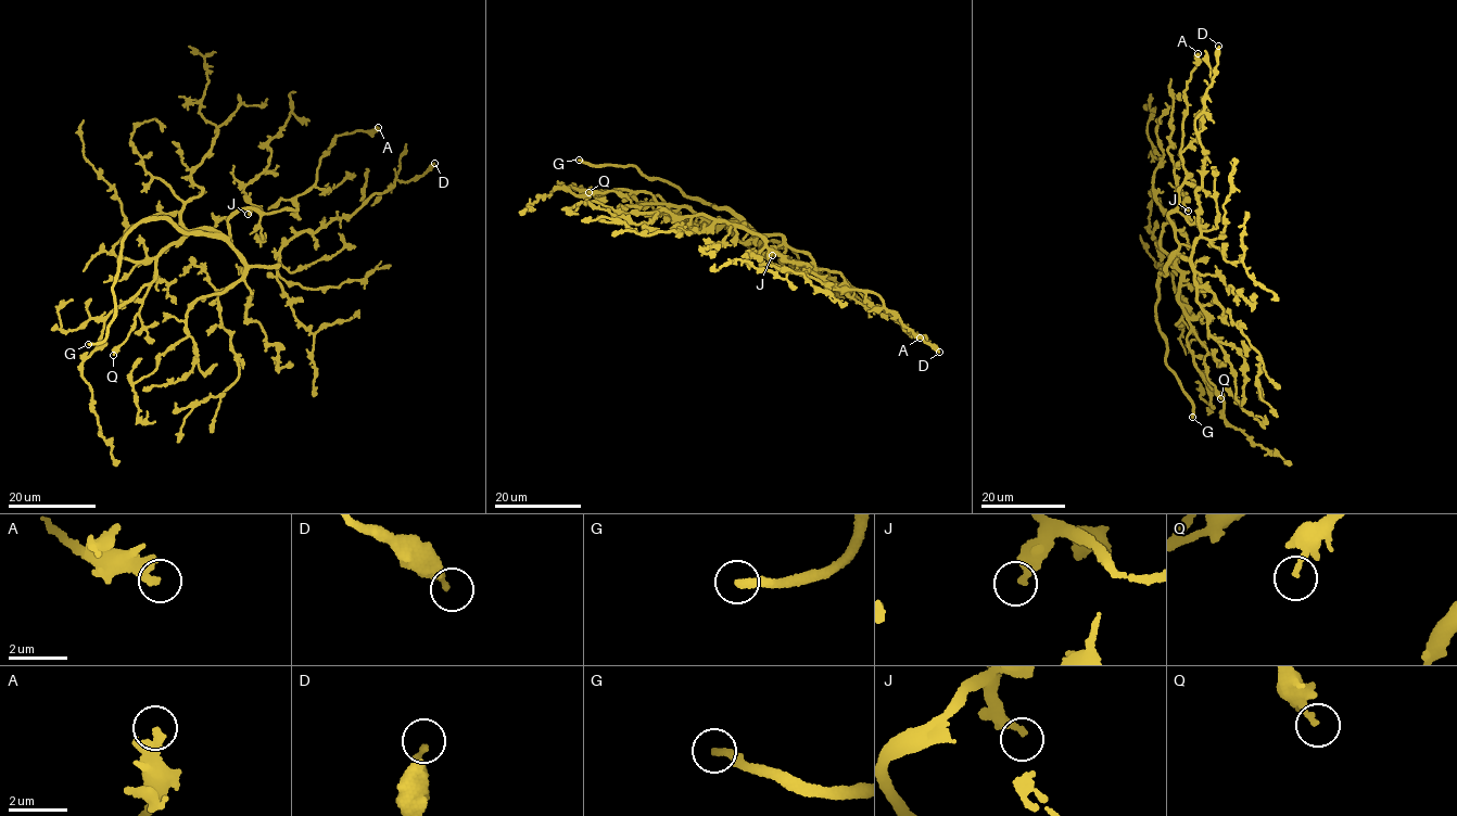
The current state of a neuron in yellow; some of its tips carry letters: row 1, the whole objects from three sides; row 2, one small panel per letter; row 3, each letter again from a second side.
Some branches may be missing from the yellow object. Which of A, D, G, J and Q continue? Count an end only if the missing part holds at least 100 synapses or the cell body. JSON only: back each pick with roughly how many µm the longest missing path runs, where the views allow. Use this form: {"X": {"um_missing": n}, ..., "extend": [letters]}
{"G": {"um_missing": 35}, "extend": ["G"]}

